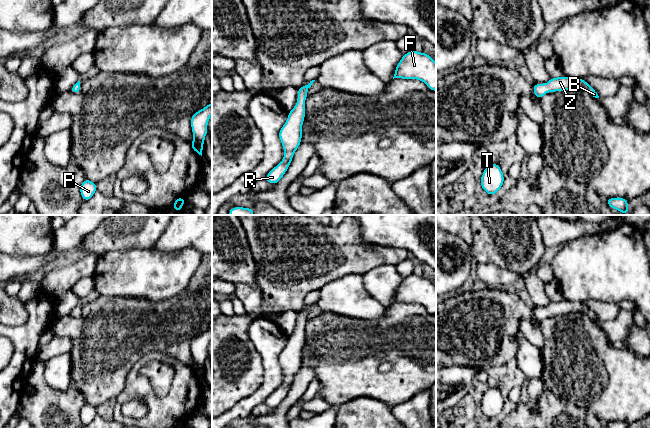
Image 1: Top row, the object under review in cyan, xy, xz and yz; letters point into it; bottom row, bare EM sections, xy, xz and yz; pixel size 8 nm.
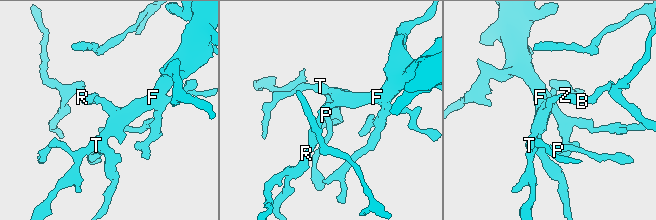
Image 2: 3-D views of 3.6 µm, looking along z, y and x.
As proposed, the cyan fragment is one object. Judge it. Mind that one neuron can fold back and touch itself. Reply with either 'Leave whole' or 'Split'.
Leave whole

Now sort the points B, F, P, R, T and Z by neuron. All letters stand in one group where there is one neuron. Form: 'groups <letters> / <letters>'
groups B F P R T Z

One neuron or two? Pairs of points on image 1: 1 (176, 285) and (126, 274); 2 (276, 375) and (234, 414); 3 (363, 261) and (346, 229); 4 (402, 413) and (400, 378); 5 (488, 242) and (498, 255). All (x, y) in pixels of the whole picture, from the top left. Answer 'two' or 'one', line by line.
1: one
2: one
3: one
4: two
5: one

